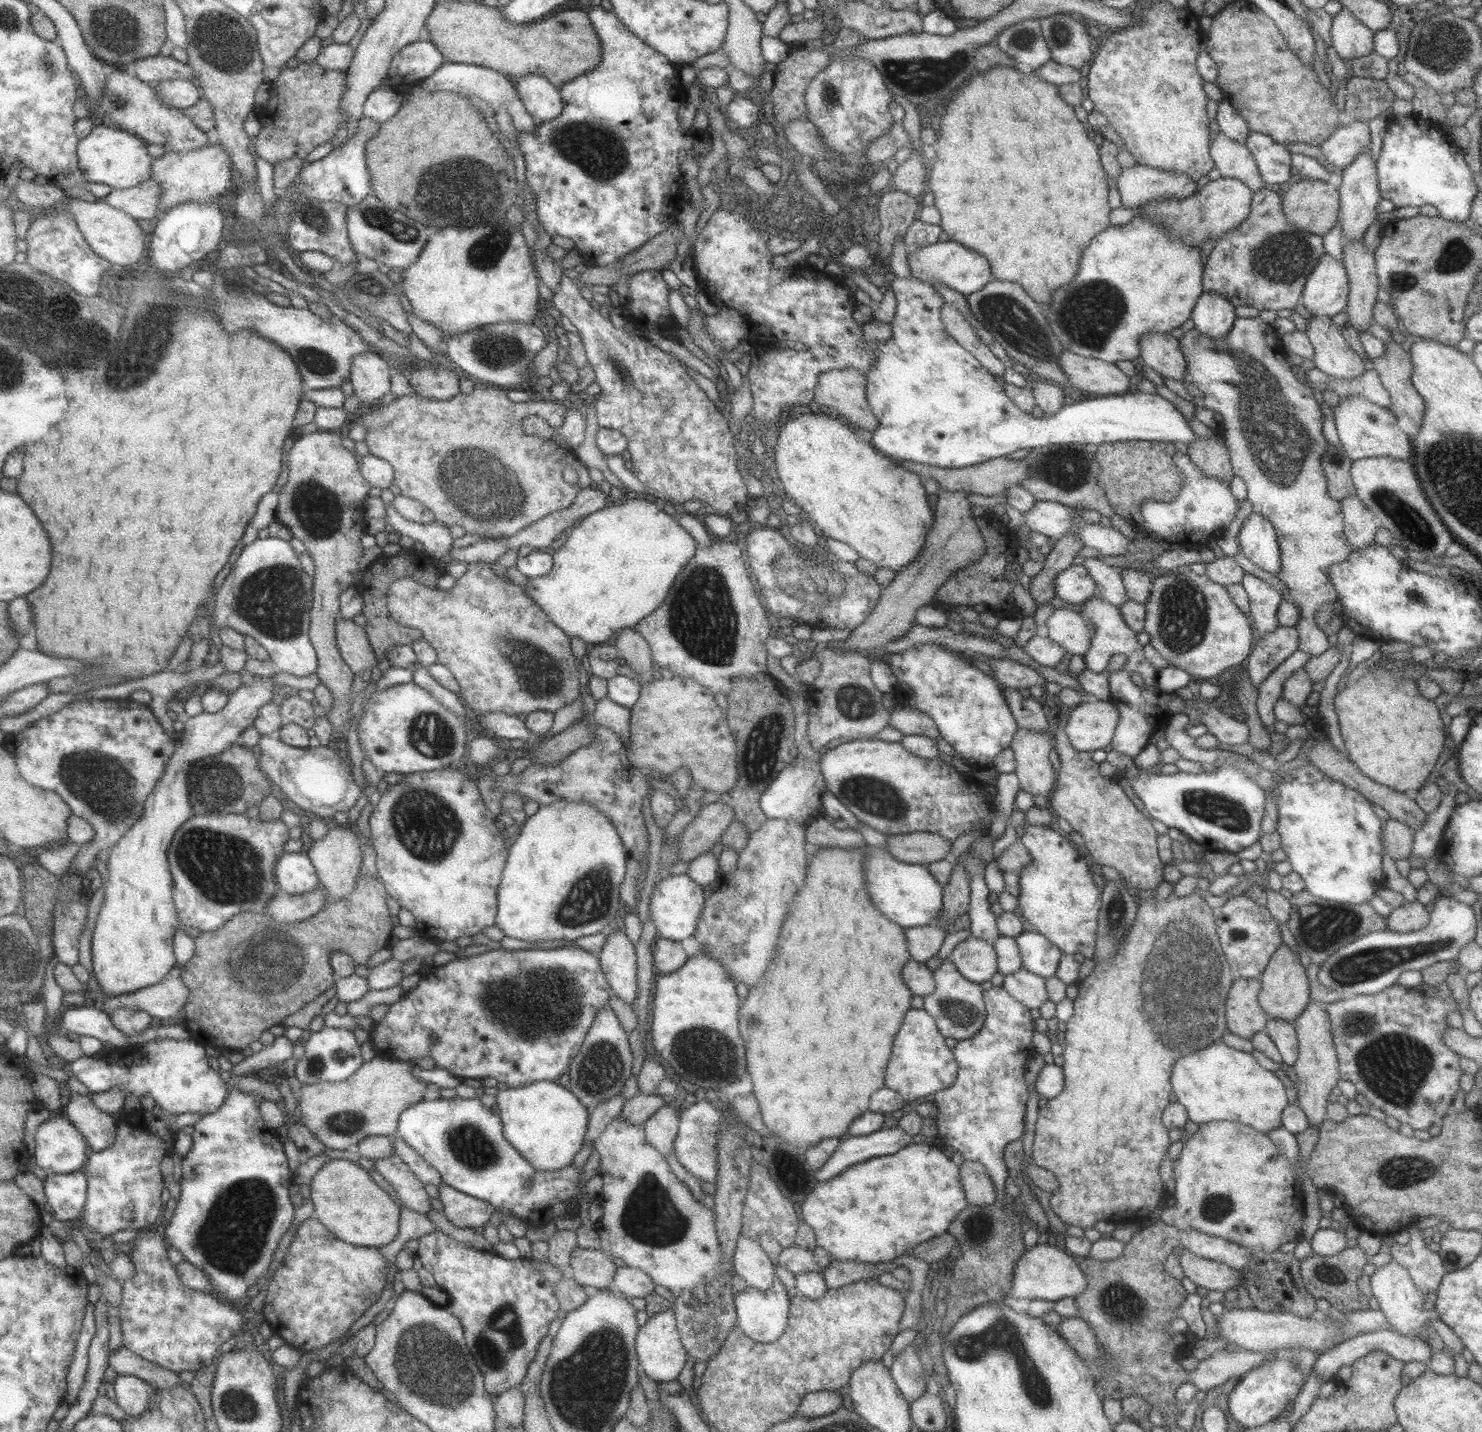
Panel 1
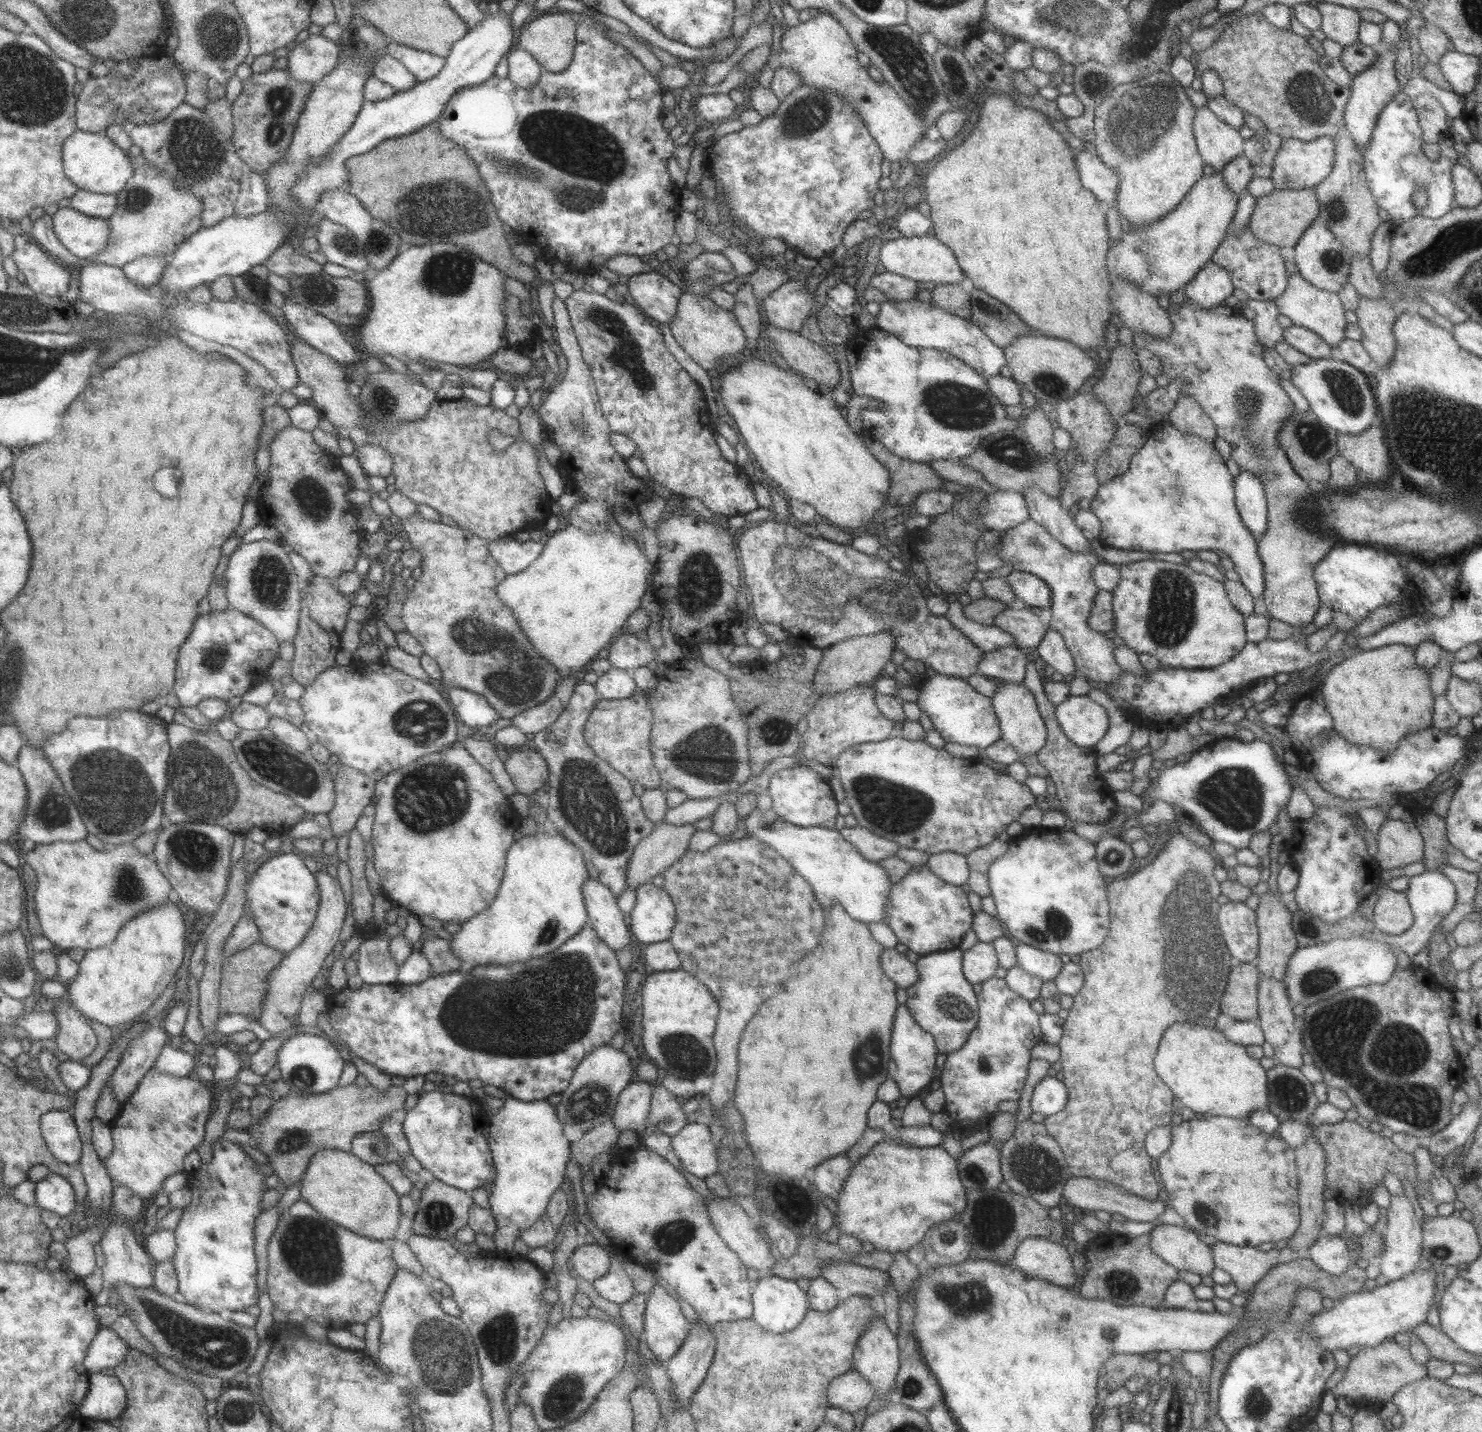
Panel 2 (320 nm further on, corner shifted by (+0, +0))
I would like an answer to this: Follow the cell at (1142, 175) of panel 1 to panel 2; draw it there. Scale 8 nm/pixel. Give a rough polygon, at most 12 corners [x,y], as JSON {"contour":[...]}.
{"contour":[[1074,152],[1085,189],[1100,201],[1115,201],[1117,172],[1096,154]]}

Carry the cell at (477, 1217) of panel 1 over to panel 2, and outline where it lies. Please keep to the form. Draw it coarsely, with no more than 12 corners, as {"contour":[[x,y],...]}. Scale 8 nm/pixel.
{"contour":[[434,1179],[421,1190],[414,1234],[440,1240],[469,1224],[471,1192]]}

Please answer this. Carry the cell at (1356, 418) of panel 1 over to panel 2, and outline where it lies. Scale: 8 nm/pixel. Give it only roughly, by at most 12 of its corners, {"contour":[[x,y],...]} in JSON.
{"contour":[[1333,358],[1292,365],[1290,381],[1327,427],[1378,422],[1371,379]]}

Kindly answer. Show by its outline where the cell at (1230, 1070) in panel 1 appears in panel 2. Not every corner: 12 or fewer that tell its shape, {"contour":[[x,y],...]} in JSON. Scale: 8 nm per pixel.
{"contour":[[1168,1026],[1154,1066],[1183,1108],[1248,1119],[1267,1071],[1215,1027]]}

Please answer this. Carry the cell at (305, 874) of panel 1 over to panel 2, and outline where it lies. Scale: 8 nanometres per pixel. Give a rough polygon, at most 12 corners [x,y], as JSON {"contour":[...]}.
{"contour":[[295,852],[266,861],[246,914],[283,954],[305,940],[320,902]]}

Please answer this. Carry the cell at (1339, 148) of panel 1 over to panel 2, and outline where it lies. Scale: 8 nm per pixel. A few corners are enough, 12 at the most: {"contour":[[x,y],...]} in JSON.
{"contour":[[1286,138],[1269,178],[1313,188],[1330,174],[1336,140]]}

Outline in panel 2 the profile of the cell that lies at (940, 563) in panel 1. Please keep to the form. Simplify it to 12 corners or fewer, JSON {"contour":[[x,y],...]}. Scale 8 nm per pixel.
{"contour":[[892,632],[823,649],[813,688],[850,691],[878,679],[894,652]]}

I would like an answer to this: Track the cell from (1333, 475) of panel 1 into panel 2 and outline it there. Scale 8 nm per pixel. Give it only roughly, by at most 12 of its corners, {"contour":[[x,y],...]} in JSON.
{"contour":[[1297,408],[1277,443],[1304,480],[1326,483],[1337,430]]}

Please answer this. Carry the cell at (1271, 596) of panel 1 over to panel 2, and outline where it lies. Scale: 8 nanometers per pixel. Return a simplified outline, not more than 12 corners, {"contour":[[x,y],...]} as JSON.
{"contour":[[1150,427],[1098,487],[1099,538],[1215,551],[1264,598],[1256,536],[1214,443]]}

